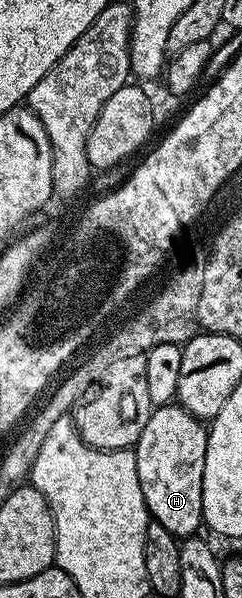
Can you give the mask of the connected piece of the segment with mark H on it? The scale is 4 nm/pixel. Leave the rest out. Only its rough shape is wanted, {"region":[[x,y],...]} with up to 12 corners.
{"region":[[158,405],[135,446],[148,516],[179,539],[203,525],[209,430]]}

